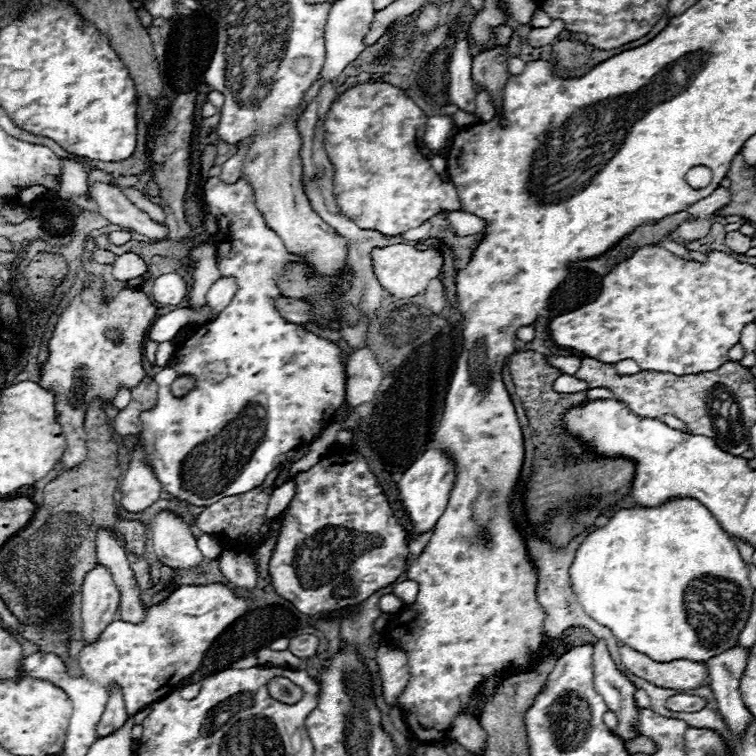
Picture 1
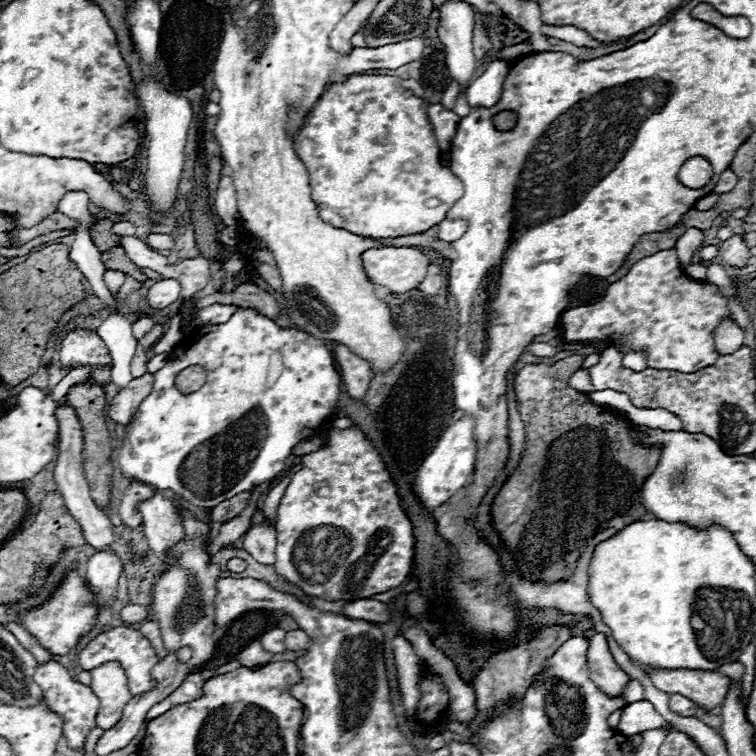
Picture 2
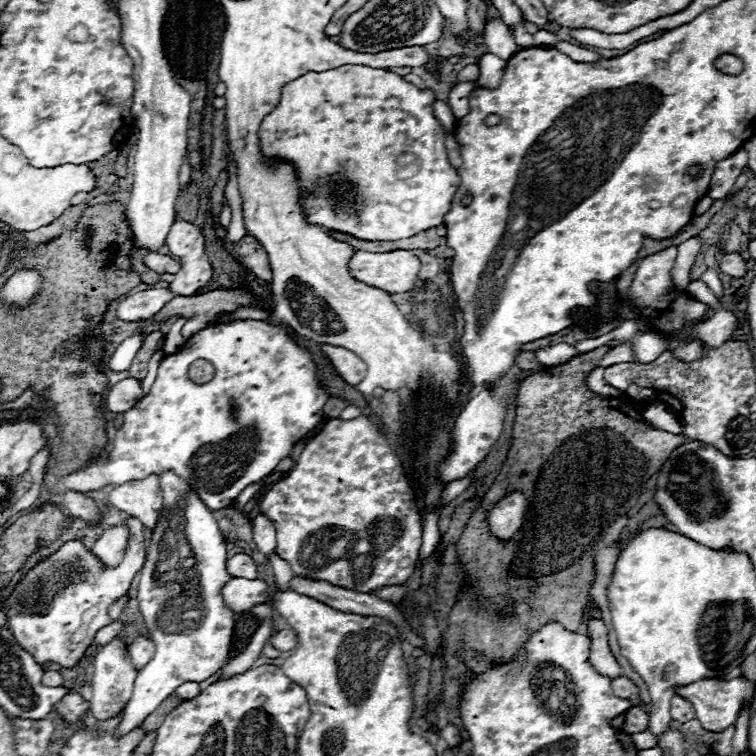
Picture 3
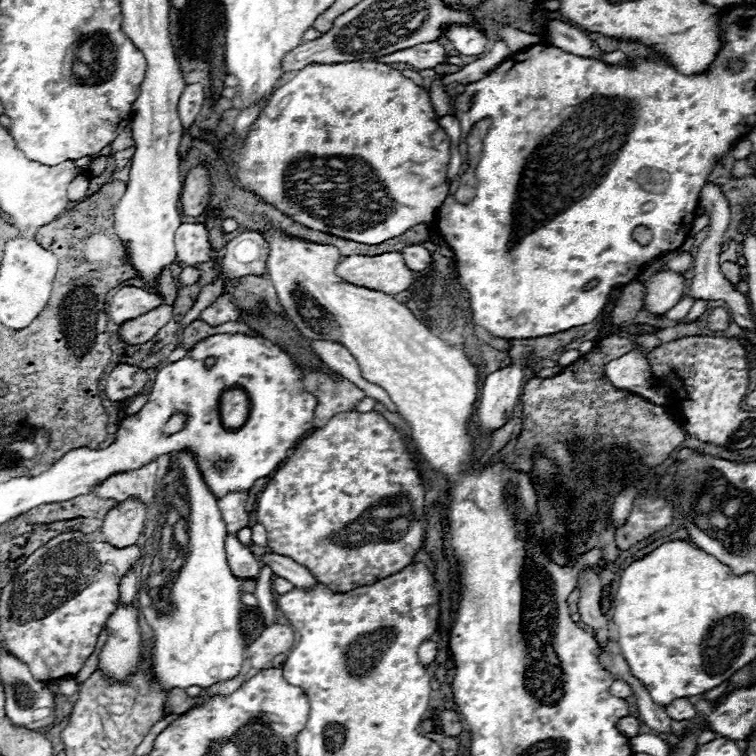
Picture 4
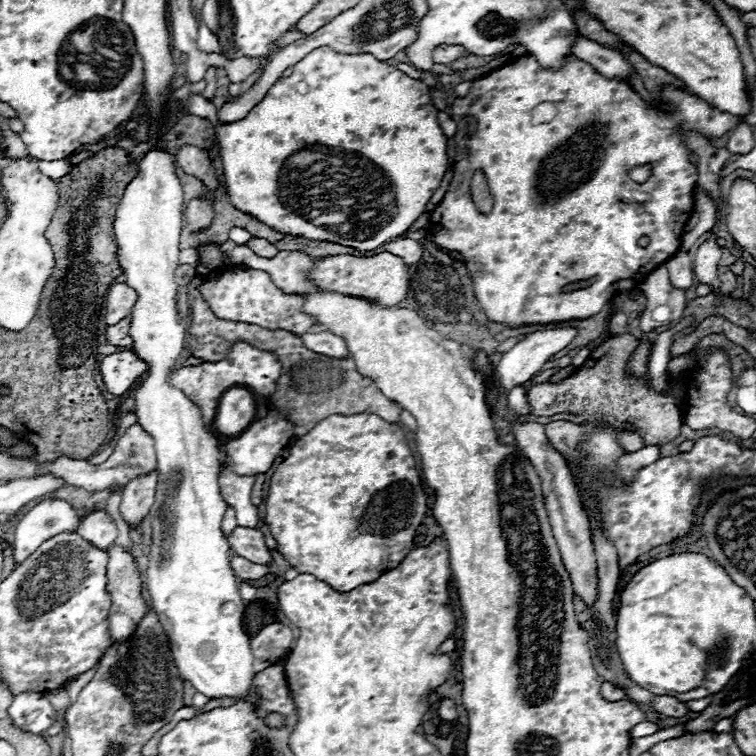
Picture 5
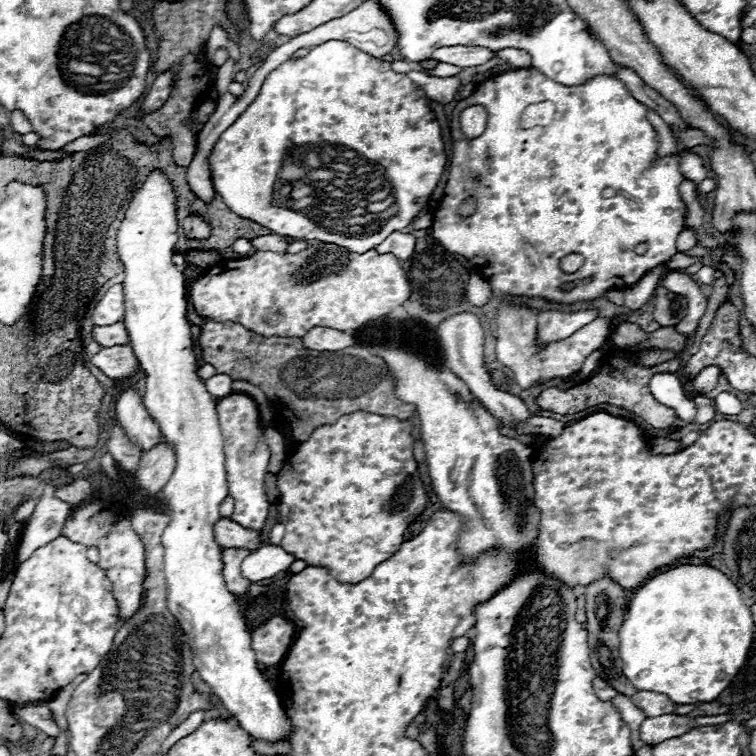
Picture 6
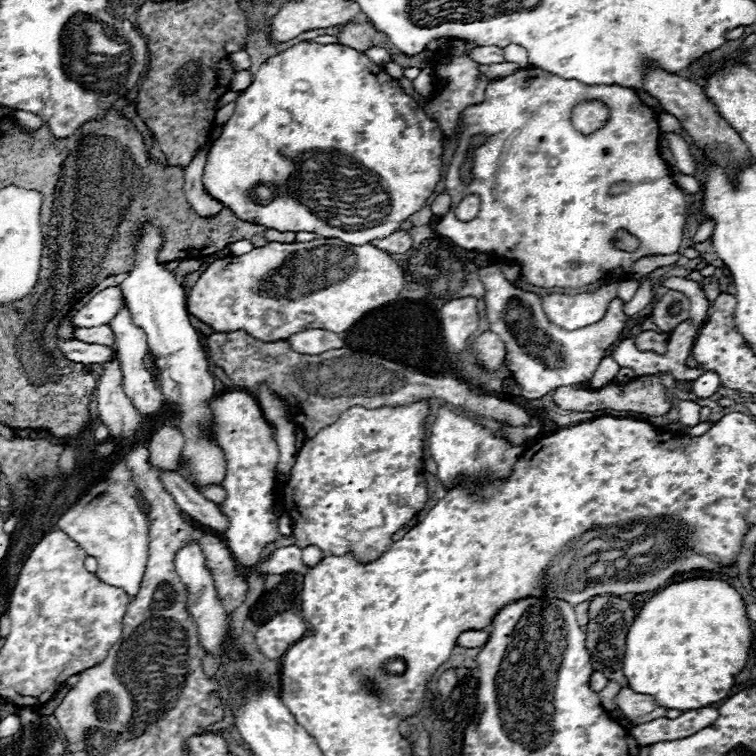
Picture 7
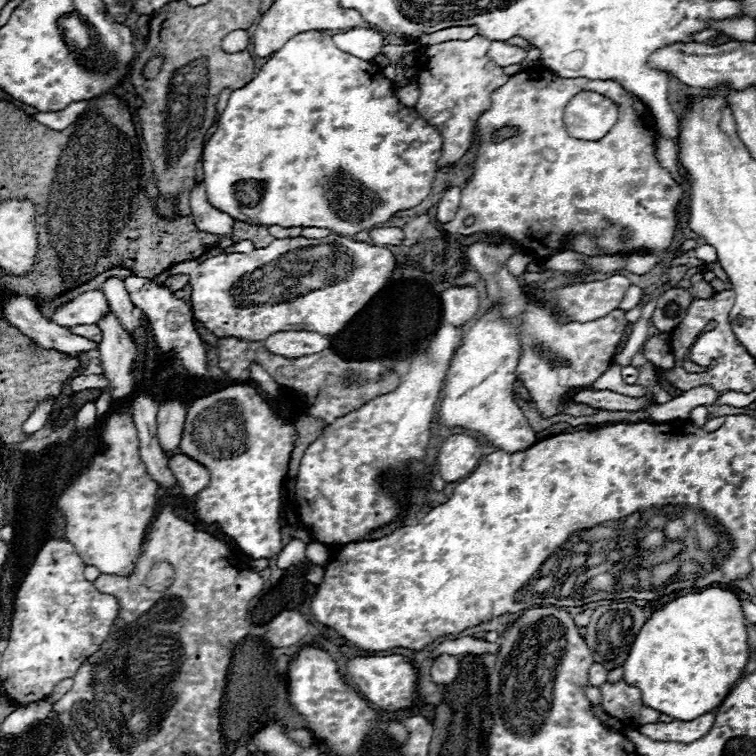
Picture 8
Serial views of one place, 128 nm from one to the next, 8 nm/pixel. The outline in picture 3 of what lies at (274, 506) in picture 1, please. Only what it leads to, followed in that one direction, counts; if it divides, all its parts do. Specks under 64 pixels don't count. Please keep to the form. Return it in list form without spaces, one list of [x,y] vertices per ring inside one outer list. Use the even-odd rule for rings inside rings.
[[[272,554],[270,556],[270,564],[274,568],[274,576],[280,584],[280,590],[288,590],[288,582],[292,578],[292,570],[290,570],[290,564],[286,560],[282,560],[278,554]]]

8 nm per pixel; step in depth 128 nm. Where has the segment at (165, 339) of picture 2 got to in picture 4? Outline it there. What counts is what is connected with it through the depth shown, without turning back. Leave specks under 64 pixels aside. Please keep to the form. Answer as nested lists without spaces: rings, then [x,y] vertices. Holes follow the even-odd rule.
[[[216,280],[214,284],[210,284],[210,286],[202,288],[202,292],[200,292],[200,296],[198,296],[196,304],[194,304],[194,306],[192,306],[192,310],[182,318],[182,326],[188,326],[190,322],[198,320],[198,318],[200,318],[200,312],[202,312],[202,310],[206,310],[206,308],[208,308],[216,298],[218,298],[220,288],[222,288],[222,282],[220,282],[220,280]]]

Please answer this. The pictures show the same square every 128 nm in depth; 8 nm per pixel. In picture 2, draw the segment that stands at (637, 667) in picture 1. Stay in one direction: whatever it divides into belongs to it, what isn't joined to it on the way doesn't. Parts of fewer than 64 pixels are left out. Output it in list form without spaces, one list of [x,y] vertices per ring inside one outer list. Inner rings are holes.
[[[642,666],[642,670],[662,692],[682,694],[706,710],[720,706],[728,690],[728,678],[720,676],[720,672],[684,668],[664,670],[654,666]]]

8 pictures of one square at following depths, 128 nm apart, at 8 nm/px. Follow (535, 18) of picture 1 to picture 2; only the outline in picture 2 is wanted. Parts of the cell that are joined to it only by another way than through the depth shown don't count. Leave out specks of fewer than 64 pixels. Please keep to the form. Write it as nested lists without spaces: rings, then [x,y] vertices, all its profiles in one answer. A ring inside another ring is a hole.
[[[542,24],[542,34],[548,36],[548,38],[558,38],[558,40],[566,40],[566,42],[572,42],[576,46],[602,46],[602,42],[596,42],[592,40],[584,30],[580,28],[574,28],[574,26],[550,26],[550,24]]]

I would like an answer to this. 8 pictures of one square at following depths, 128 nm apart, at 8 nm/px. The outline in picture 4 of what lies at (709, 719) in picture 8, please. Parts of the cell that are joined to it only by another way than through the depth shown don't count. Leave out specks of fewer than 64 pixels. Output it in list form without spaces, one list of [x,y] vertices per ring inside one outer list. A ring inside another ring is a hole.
[[[626,716],[626,718],[620,718],[620,720],[618,720],[618,730],[620,730],[622,734],[626,734],[628,738],[636,736],[636,734],[638,734],[638,728],[640,728],[640,720],[634,718],[634,716]]]

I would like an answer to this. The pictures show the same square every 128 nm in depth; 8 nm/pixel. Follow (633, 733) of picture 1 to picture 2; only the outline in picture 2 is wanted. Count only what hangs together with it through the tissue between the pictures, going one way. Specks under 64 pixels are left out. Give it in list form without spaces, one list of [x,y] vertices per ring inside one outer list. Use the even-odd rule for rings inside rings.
[[[594,634],[590,638],[590,648],[588,648],[588,666],[590,666],[590,678],[592,682],[612,698],[624,698],[624,688],[630,682],[628,674],[624,674],[618,664],[614,662],[608,642],[604,634]]]

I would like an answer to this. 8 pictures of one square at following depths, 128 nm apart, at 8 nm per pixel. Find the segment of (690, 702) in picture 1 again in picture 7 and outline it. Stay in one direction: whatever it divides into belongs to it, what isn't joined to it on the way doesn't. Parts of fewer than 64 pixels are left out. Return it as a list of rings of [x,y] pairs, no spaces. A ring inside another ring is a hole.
[[[630,688],[620,690],[616,704],[634,724],[642,724],[642,722],[666,716],[666,708],[662,708],[652,696],[640,696]]]

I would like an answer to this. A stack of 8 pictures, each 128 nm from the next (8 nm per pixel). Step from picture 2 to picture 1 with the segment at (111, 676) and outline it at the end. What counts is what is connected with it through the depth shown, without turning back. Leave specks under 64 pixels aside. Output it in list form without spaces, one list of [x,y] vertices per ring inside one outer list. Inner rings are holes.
[[[112,690],[108,704],[102,712],[102,718],[98,722],[98,736],[104,738],[104,736],[114,734],[116,730],[120,730],[124,726],[126,720],[128,720],[128,714],[126,714],[126,708],[124,708],[122,694],[120,694],[120,690]]]

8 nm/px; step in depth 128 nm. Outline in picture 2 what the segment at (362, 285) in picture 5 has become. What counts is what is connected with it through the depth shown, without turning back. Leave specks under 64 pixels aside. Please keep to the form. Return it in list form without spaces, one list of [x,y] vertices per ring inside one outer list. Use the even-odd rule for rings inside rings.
[[[410,246],[370,248],[362,254],[366,276],[384,286],[390,294],[404,294],[420,286],[430,266],[430,258]]]

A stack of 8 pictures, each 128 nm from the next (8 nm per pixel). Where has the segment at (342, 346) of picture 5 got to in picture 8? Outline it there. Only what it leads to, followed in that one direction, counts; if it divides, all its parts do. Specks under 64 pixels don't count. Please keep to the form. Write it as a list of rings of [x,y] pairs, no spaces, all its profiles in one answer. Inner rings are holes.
[[[276,332],[264,340],[264,346],[286,358],[300,358],[330,348],[330,338],[318,332]]]

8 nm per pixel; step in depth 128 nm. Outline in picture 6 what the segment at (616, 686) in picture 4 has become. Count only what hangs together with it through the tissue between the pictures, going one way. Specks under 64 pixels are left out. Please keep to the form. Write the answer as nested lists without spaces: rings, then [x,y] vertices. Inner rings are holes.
[[[600,678],[594,680],[594,692],[596,692],[596,696],[598,696],[600,700],[612,700],[614,696],[618,696],[618,692],[616,692],[608,682],[604,682],[604,680],[600,680]]]

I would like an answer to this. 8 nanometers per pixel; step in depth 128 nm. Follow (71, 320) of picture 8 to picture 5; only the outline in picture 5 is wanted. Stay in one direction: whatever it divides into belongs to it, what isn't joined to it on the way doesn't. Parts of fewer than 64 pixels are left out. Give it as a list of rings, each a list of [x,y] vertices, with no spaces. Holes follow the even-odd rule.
[[[112,284],[110,292],[106,297],[106,307],[103,310],[105,322],[107,324],[118,324],[120,320],[124,320],[132,306],[136,304],[138,294],[128,286],[128,284]]]

